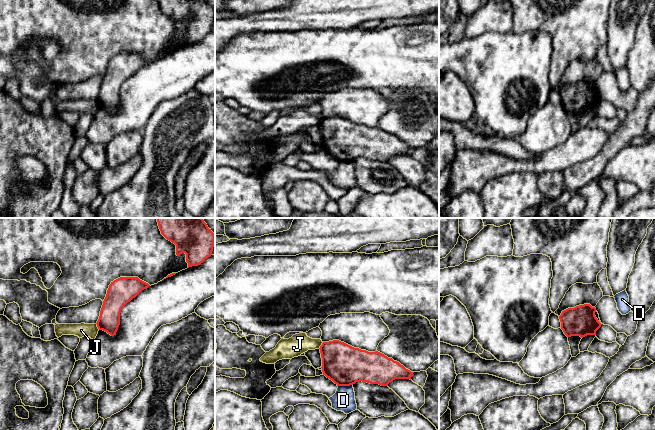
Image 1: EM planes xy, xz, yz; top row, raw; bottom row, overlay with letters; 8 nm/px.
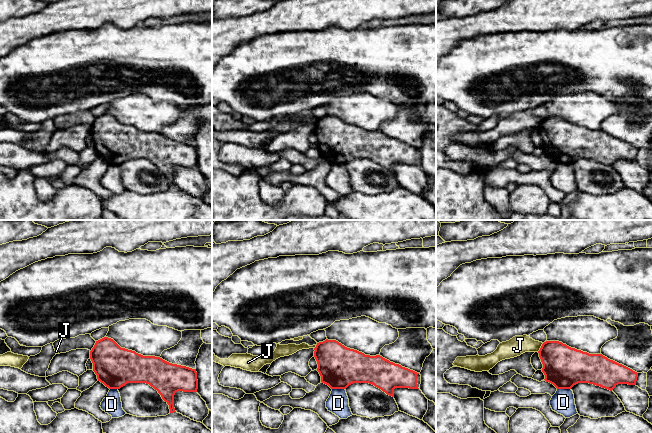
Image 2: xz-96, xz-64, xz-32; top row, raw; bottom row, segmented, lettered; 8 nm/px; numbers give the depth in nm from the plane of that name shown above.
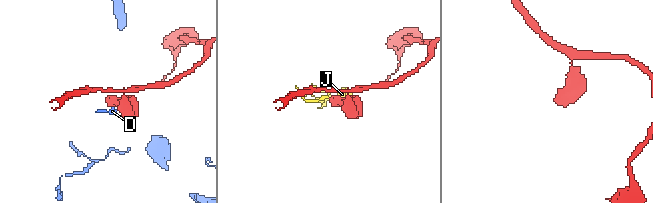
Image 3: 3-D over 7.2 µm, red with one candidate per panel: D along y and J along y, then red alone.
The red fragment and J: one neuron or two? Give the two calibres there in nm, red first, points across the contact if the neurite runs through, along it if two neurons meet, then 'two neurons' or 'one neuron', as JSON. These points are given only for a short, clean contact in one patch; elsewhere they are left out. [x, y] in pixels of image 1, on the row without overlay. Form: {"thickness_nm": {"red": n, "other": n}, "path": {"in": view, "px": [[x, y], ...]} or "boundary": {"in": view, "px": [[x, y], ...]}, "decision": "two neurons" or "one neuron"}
{"thickness_nm": {"red": 320, "other": 160}, "boundary": {"in": "xz", "px": [[323, 118], [318, 124]]}, "decision": "two neurons"}

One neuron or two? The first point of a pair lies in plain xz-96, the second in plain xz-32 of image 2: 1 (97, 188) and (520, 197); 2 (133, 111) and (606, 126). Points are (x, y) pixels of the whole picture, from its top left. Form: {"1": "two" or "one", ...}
{"1": "two", "2": "two"}

